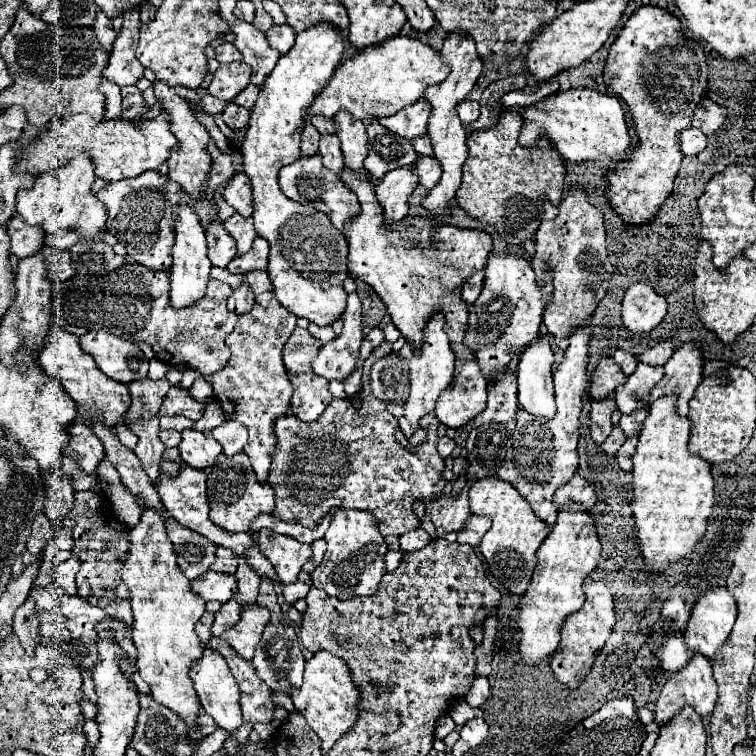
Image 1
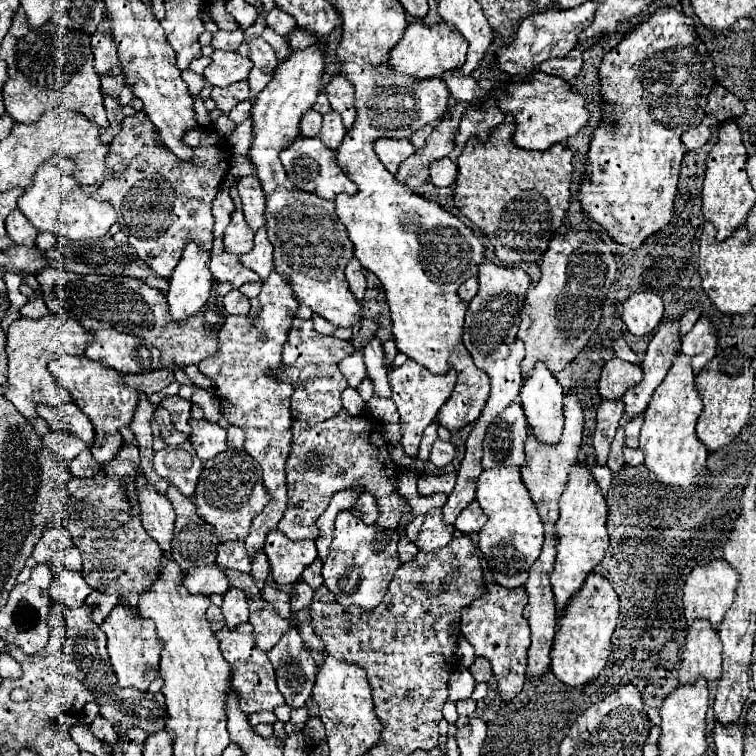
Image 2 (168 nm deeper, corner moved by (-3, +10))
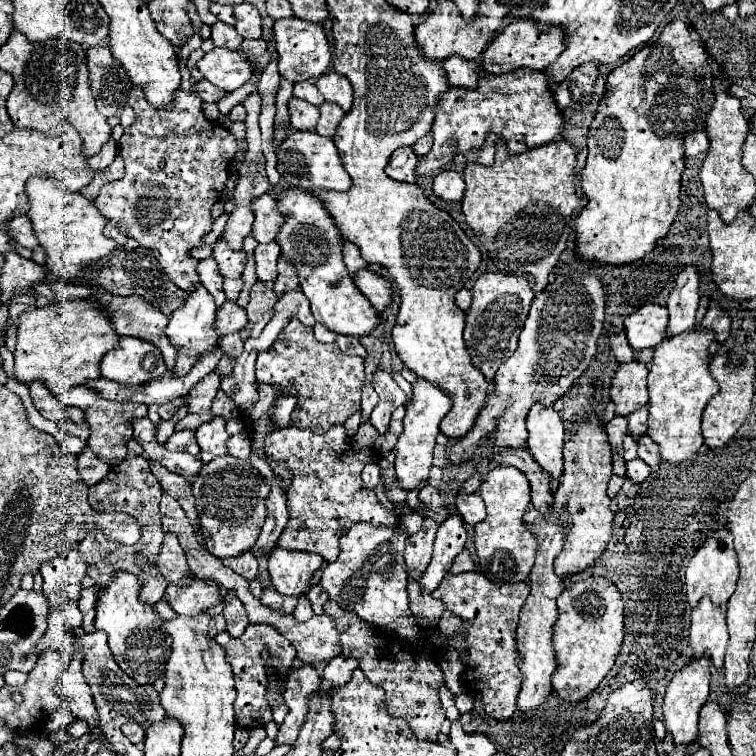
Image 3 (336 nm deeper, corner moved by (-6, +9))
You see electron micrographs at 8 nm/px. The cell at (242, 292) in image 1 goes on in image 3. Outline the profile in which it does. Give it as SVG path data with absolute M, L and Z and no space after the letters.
M227 301L219 311L215 319L217 335L227 335L233 331L239 331L247 325L247 311L239 307L235 301Z

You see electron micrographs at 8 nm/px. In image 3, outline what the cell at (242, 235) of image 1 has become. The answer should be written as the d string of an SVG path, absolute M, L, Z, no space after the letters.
M219 237L215 243L217 247L213 249L213 257L219 263L219 273L223 277L241 277L247 263L247 253L243 249L231 249L223 237Z

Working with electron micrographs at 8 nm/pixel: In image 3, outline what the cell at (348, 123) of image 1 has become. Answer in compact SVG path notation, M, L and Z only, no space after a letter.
M325 73L317 79L317 89L325 97L325 101L337 103L345 113L353 107L353 87L347 77L337 73Z

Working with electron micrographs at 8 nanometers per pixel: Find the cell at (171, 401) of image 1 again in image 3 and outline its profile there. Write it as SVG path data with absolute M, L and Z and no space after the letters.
M191 429L175 431L169 437L169 441L165 443L165 447L169 451L187 451L187 453L199 457L199 445L197 445L197 439L195 439L195 431L191 431Z

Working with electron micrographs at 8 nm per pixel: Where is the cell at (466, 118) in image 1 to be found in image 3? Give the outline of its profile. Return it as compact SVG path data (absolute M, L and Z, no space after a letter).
M449 57L447 61L443 61L443 67L447 71L451 87L463 87L463 89L477 87L477 73L473 71L469 61L463 61L463 57Z

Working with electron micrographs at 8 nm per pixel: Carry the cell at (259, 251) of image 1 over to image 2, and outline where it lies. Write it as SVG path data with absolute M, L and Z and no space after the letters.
M260 228L260 232L256 232L254 248L248 254L240 256L240 260L246 268L254 270L262 282L268 278L268 274L274 270L274 260L272 260L272 244L268 242L264 228Z

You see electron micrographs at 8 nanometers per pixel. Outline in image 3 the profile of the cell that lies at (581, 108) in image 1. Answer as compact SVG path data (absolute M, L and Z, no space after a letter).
M519 69L505 75L481 75L475 91L449 89L435 107L433 121L433 147L427 155L419 157L415 167L417 175L433 173L451 163L459 153L479 149L483 135L493 131L505 137L509 153L525 153L529 149L547 145L559 139L565 117L557 107L547 79L541 71Z

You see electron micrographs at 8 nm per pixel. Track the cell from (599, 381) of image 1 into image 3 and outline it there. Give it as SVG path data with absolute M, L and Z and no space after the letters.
M639 361L619 365L619 369L613 375L613 383L609 387L617 415L629 415L631 411L643 407L649 401L647 373L649 369Z

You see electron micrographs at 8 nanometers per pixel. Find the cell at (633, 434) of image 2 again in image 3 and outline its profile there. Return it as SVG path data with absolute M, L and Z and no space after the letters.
M647 435L637 437L637 453L639 453L639 459L643 459L653 471L659 467L659 463L661 463L659 461L659 449Z

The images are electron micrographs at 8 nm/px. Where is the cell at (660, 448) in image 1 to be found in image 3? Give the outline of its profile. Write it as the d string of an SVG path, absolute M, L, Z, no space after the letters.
M695 325L693 331L687 331L683 335L661 341L655 347L653 367L649 371L649 429L647 429L647 435L659 445L661 461L677 465L681 461L691 459L703 445L701 413L703 413L707 401L717 393L717 381L709 373L709 361L711 361L711 357L707 357L709 343L711 343L711 333L699 331L699 325Z

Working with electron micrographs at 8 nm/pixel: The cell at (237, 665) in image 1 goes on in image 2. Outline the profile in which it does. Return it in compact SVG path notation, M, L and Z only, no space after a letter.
M240 624L234 630L222 628L216 634L220 634L218 638L220 638L220 650L224 654L224 660L232 668L232 690L238 694L240 710L248 716L248 714L254 714L254 712L274 710L276 706L282 706L284 698L280 696L280 692L276 688L274 668L268 660L268 654L264 650L256 648L256 642L254 642L254 636L252 636L252 624Z

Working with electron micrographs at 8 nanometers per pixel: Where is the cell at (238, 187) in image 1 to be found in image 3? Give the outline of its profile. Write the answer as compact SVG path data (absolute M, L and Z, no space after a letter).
M263 193L251 201L251 211L255 215L255 223L251 235L259 243L271 243L279 233L279 225L283 223L283 215L277 209L277 201L271 193Z

